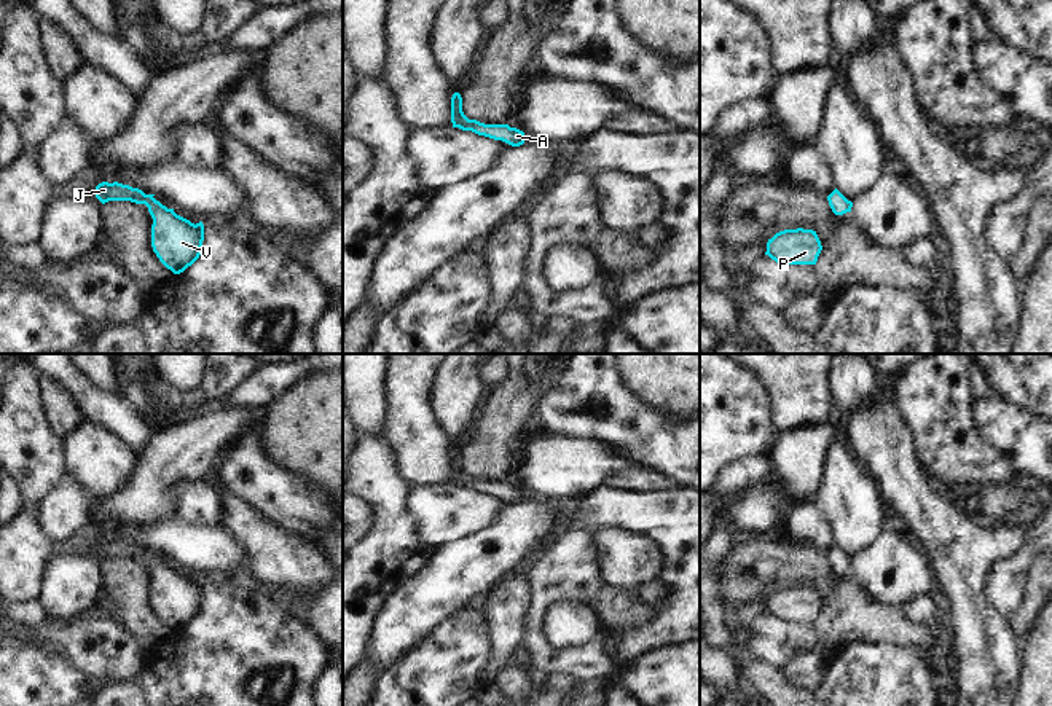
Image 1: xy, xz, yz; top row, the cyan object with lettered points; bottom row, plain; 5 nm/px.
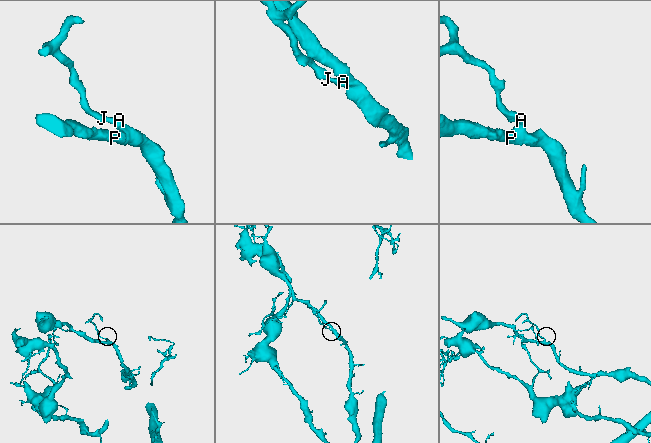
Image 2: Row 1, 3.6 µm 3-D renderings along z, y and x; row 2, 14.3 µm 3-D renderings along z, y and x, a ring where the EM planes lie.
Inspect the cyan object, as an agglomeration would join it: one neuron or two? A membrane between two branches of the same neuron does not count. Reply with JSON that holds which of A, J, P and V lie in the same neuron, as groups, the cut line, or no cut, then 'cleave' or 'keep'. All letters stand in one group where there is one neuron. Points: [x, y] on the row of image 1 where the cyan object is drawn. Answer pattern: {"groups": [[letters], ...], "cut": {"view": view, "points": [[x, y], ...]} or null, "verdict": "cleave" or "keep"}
{"groups": [["A", "J", "P", "V"]], "cut": null, "verdict": "keep"}

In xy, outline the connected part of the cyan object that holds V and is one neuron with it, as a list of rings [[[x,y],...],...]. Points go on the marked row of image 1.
[[[102,182],[96,186],[96,198],[105,204],[108,201],[131,201],[145,204],[153,218],[151,225],[151,247],[159,261],[174,274],[183,273],[201,255],[204,241],[204,225],[191,223],[177,215],[174,209],[167,209],[139,188],[123,185],[118,182]]]

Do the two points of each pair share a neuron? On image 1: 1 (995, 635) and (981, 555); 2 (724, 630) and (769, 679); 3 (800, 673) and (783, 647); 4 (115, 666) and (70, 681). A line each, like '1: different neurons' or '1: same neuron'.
1: same neuron
2: same neuron
3: different neurons
4: different neurons

